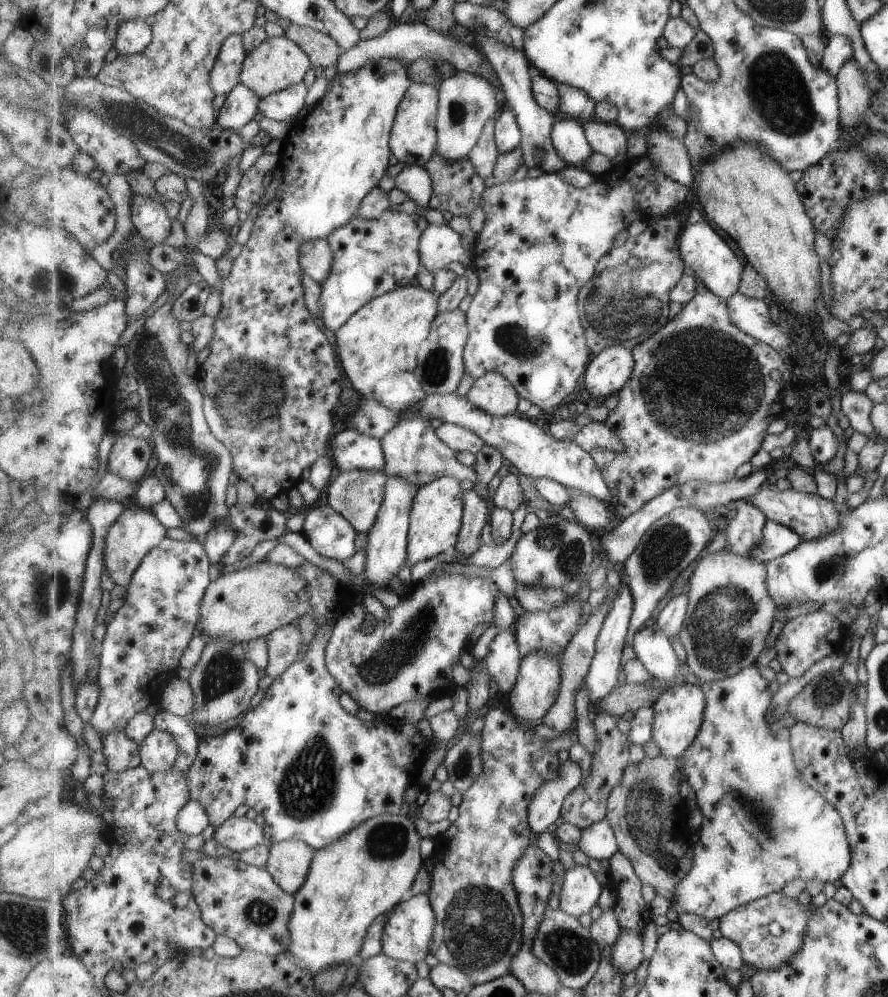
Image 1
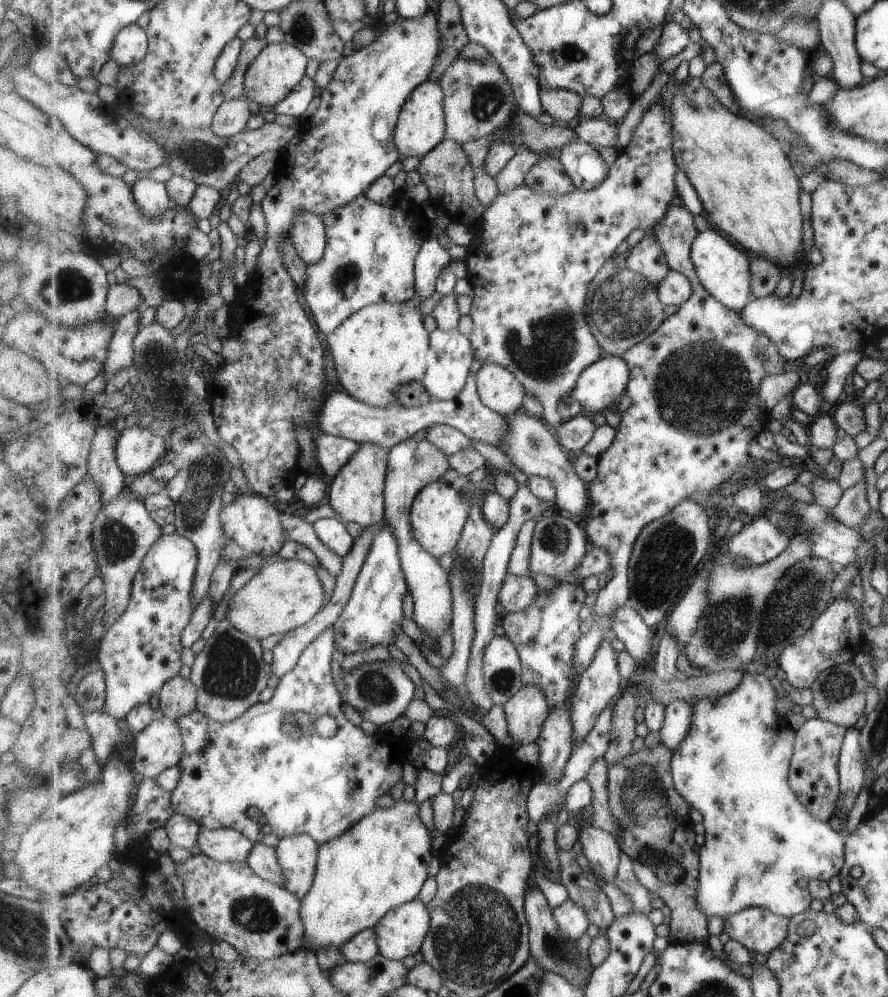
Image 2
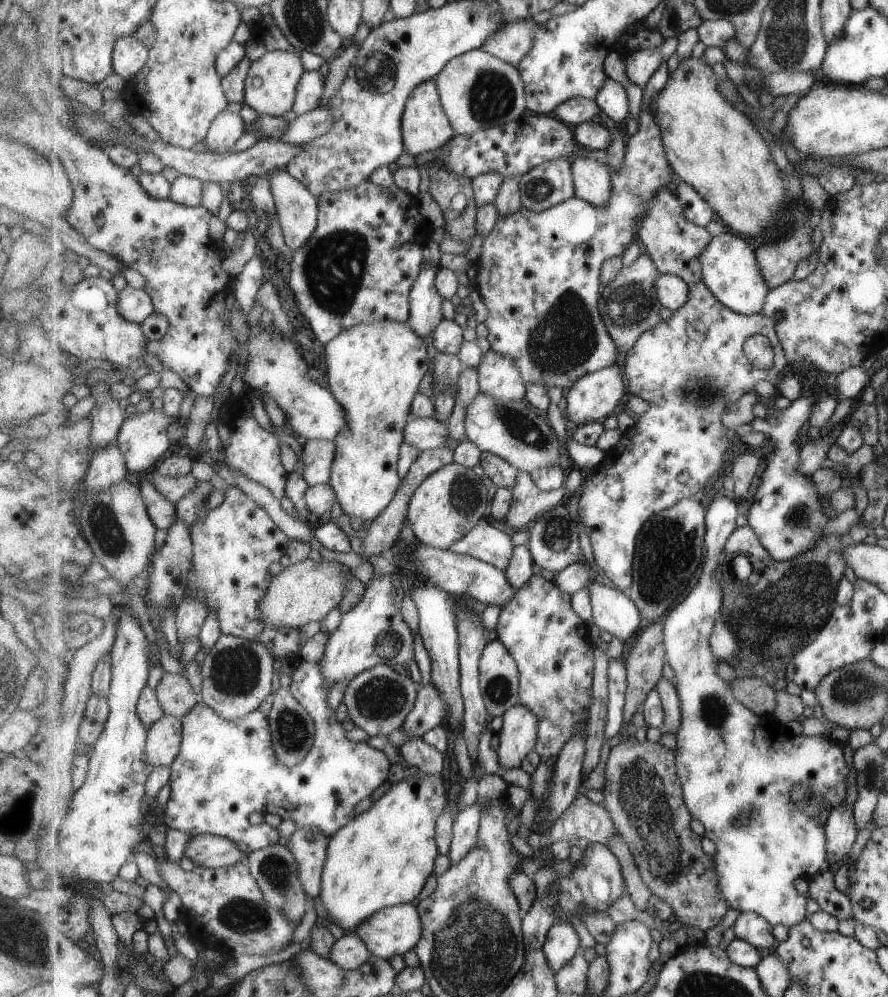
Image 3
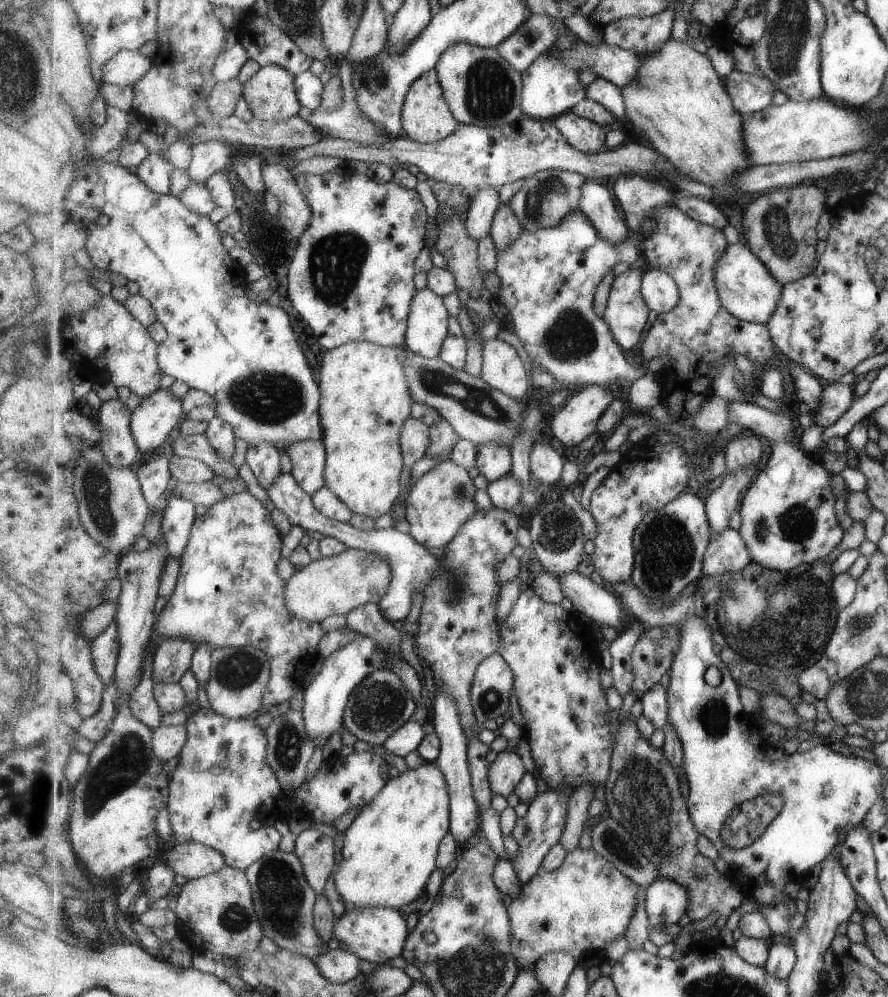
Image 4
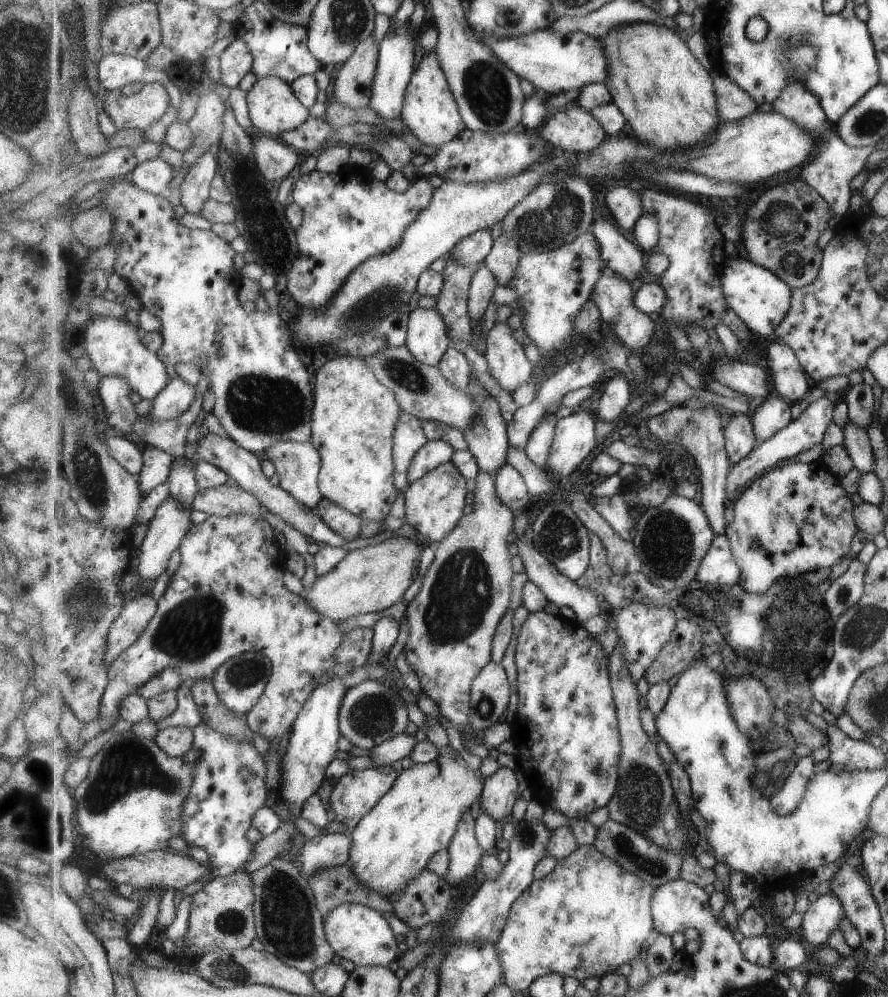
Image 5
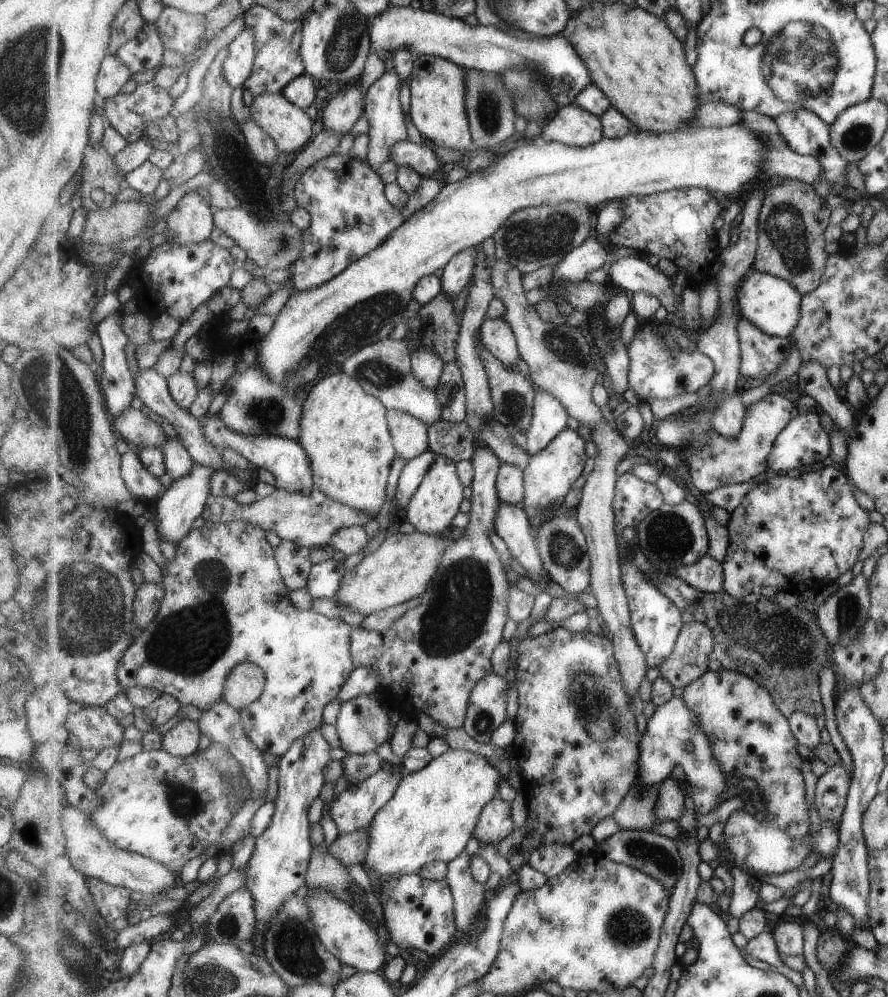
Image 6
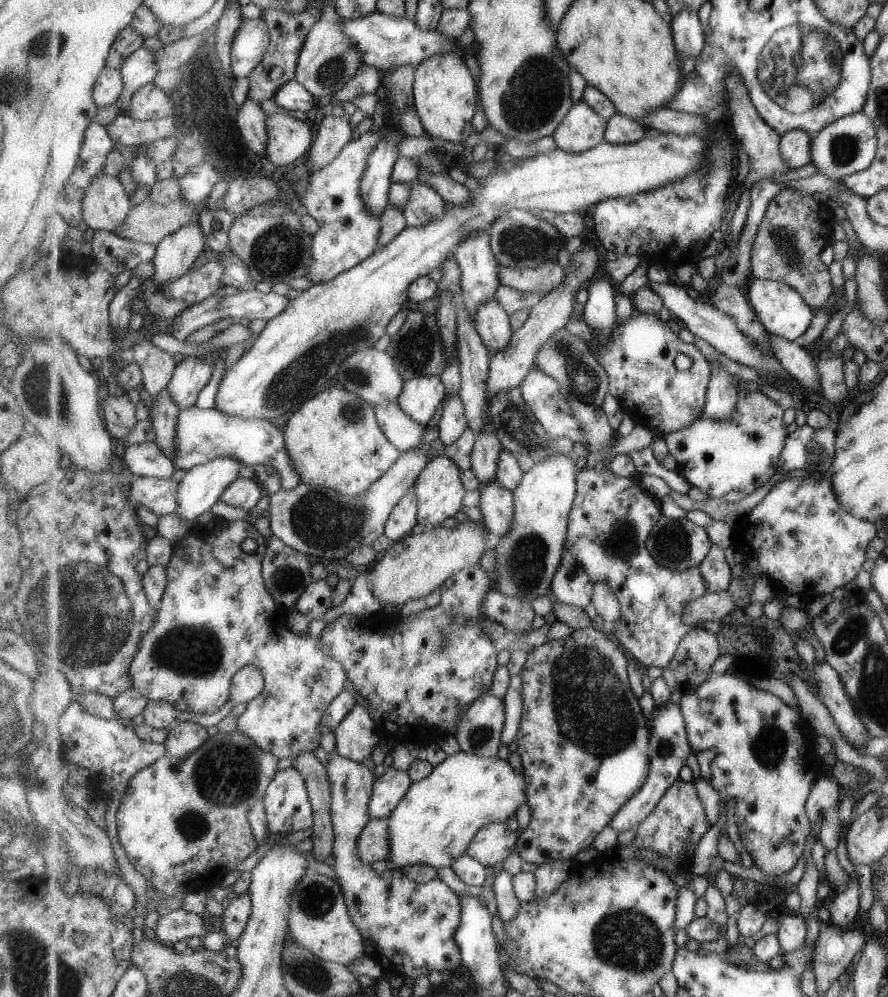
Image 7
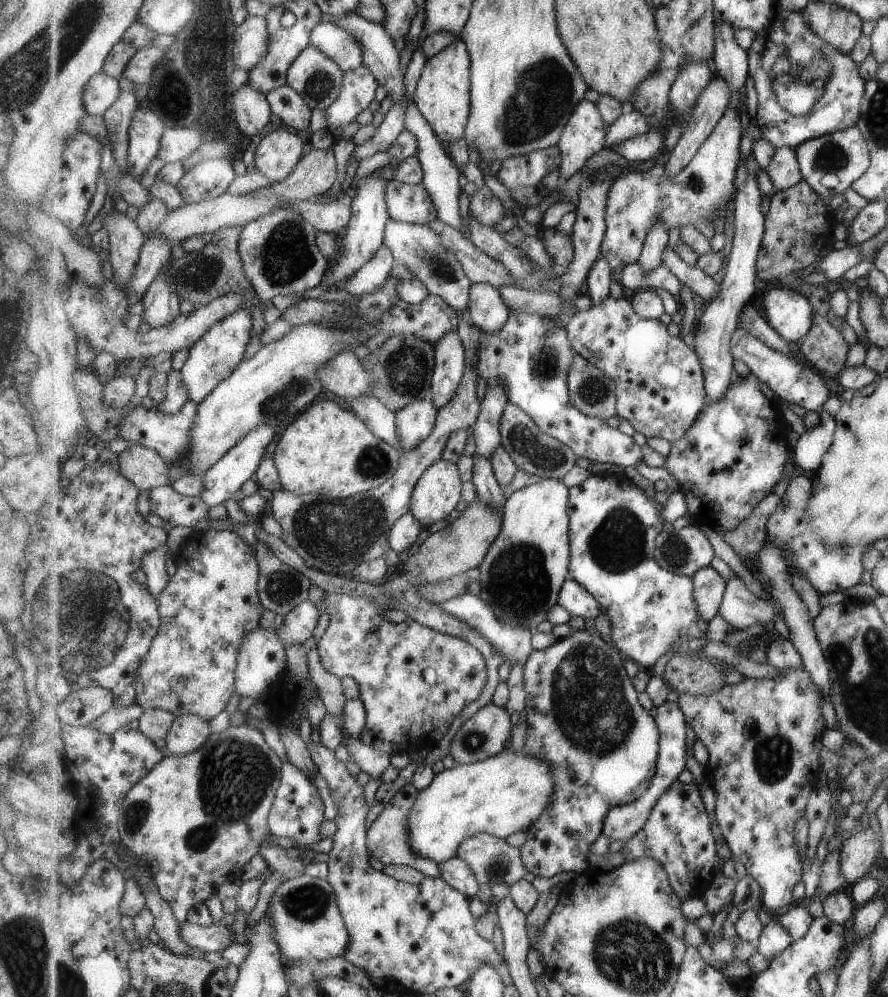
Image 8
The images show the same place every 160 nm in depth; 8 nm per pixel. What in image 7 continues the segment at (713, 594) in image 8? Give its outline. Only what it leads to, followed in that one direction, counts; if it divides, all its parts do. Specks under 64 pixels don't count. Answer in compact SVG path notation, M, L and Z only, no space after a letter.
M713 544L713 549L700 568L703 576L707 578L709 592L727 591L731 586L731 578L734 573L729 560L727 560L726 549L721 549Z

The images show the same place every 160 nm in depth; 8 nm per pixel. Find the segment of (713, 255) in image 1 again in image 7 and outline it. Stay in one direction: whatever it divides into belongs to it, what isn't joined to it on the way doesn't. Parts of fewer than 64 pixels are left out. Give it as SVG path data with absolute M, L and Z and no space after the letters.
M753 278L745 290L750 306L771 335L779 336L779 338L785 338L789 341L797 341L797 338L803 336L805 332L809 331L810 327L814 326L816 312L805 301L801 292L795 290L789 284L784 284L777 280Z

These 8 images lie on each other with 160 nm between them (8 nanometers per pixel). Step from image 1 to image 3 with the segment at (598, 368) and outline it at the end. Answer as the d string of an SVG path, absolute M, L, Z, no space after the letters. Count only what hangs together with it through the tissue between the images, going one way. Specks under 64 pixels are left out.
M617 364L591 374L586 374L572 386L571 390L565 393L567 406L564 411L564 420L569 427L581 426L588 422L603 421L607 416L616 413L616 407L621 398L628 392L626 377L623 373L623 366Z

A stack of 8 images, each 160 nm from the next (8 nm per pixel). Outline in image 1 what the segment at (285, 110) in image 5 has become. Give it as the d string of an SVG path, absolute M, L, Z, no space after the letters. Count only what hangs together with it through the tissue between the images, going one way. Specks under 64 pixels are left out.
M285 35L270 36L263 44L248 52L240 77L245 86L253 89L261 99L264 99L290 86L302 83L307 70L311 68L314 68L312 59L293 39Z

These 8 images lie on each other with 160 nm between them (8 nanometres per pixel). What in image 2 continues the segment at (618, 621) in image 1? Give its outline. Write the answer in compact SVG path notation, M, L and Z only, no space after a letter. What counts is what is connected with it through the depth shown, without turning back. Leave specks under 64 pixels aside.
M611 632L609 636L604 638L593 662L584 670L580 676L578 686L574 690L570 712L574 728L574 748L575 745L579 745L586 739L586 736L593 730L601 712L607 708L609 703L619 697L626 685L617 662L618 652L611 644L613 637L617 637L615 632Z

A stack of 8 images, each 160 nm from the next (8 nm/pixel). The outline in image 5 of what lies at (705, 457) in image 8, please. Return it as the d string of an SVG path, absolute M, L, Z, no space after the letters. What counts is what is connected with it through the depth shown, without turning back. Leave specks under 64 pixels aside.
M771 396L767 400L756 402L752 424L759 445L793 421L792 406L793 404L781 396Z

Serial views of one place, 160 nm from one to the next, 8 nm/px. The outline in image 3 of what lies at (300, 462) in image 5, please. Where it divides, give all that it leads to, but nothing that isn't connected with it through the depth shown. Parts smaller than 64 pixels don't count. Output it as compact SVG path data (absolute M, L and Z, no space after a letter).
M327 439L303 441L301 457L304 465L302 475L310 486L330 482L332 466L336 457L335 441Z

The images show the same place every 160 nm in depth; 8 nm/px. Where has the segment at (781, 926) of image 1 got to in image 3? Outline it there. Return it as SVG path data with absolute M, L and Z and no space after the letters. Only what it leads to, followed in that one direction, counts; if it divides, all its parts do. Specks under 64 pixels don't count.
M741 912L733 928L736 937L754 944L757 948L774 950L778 944L773 934L773 925L760 914Z

